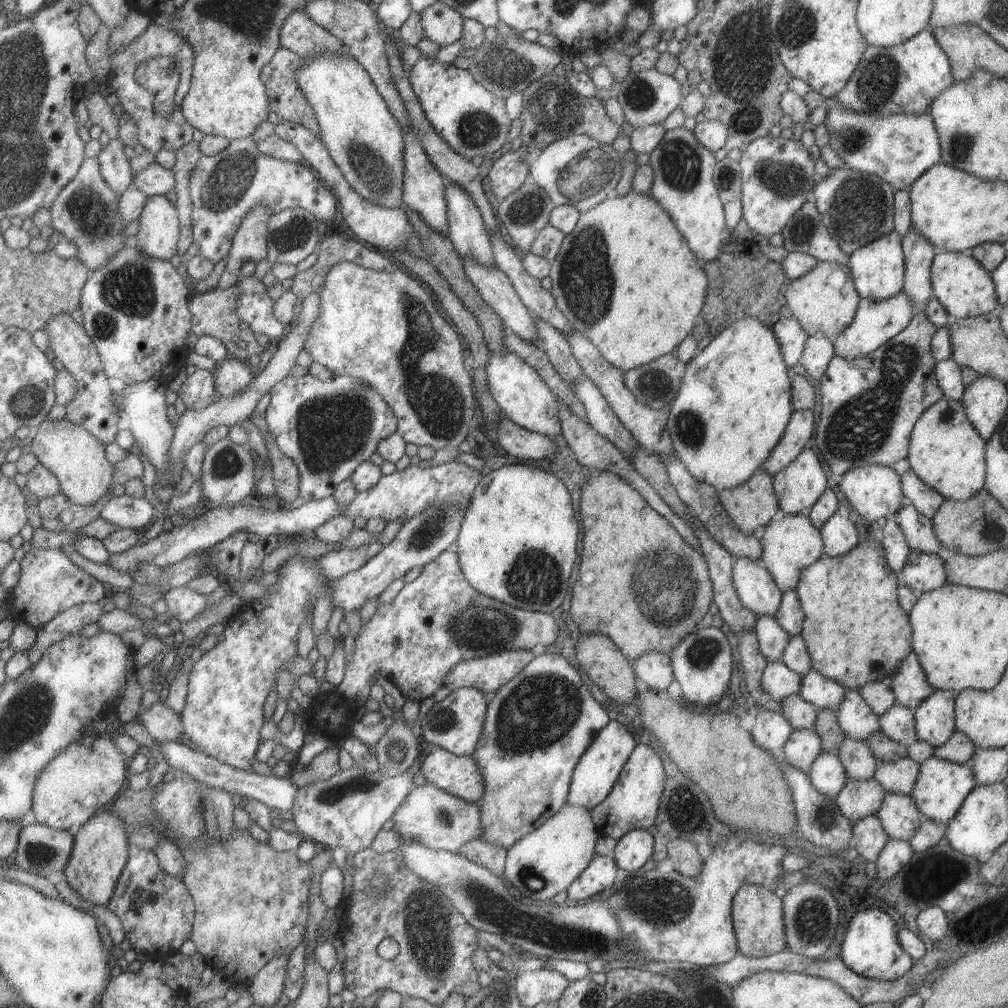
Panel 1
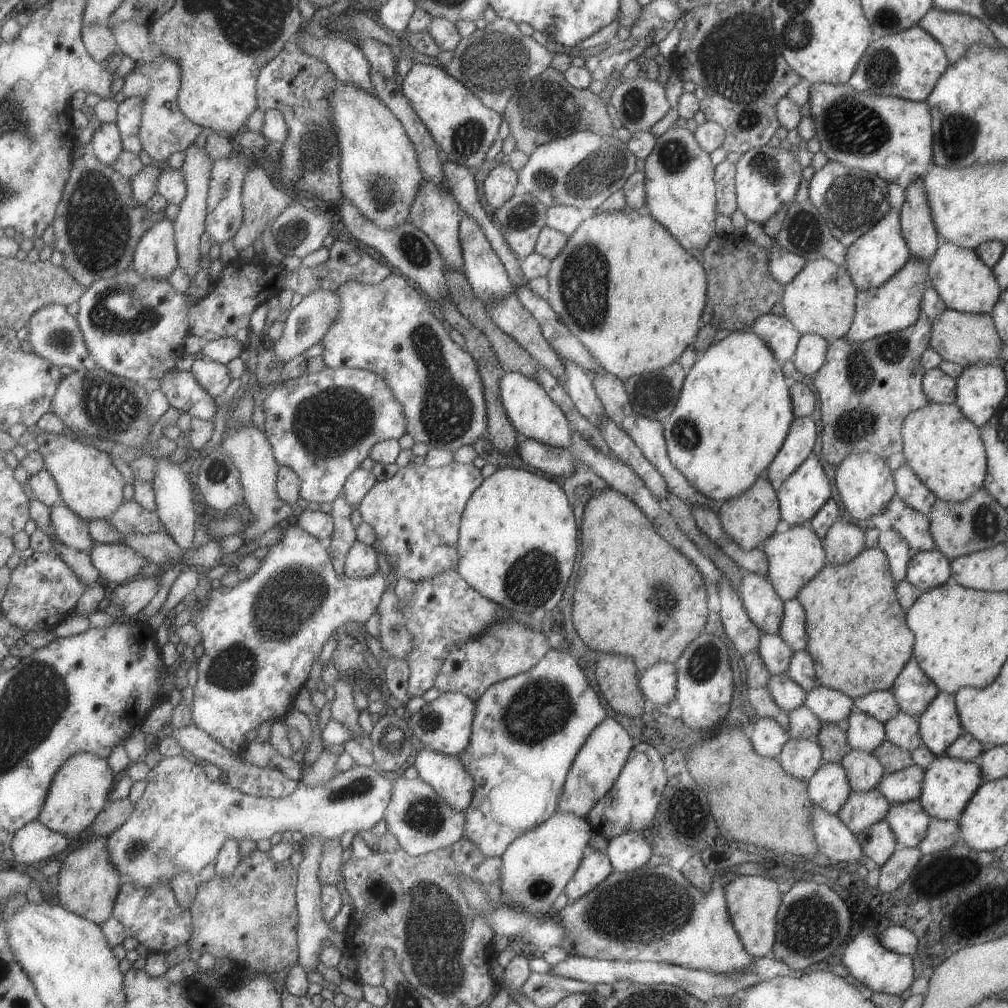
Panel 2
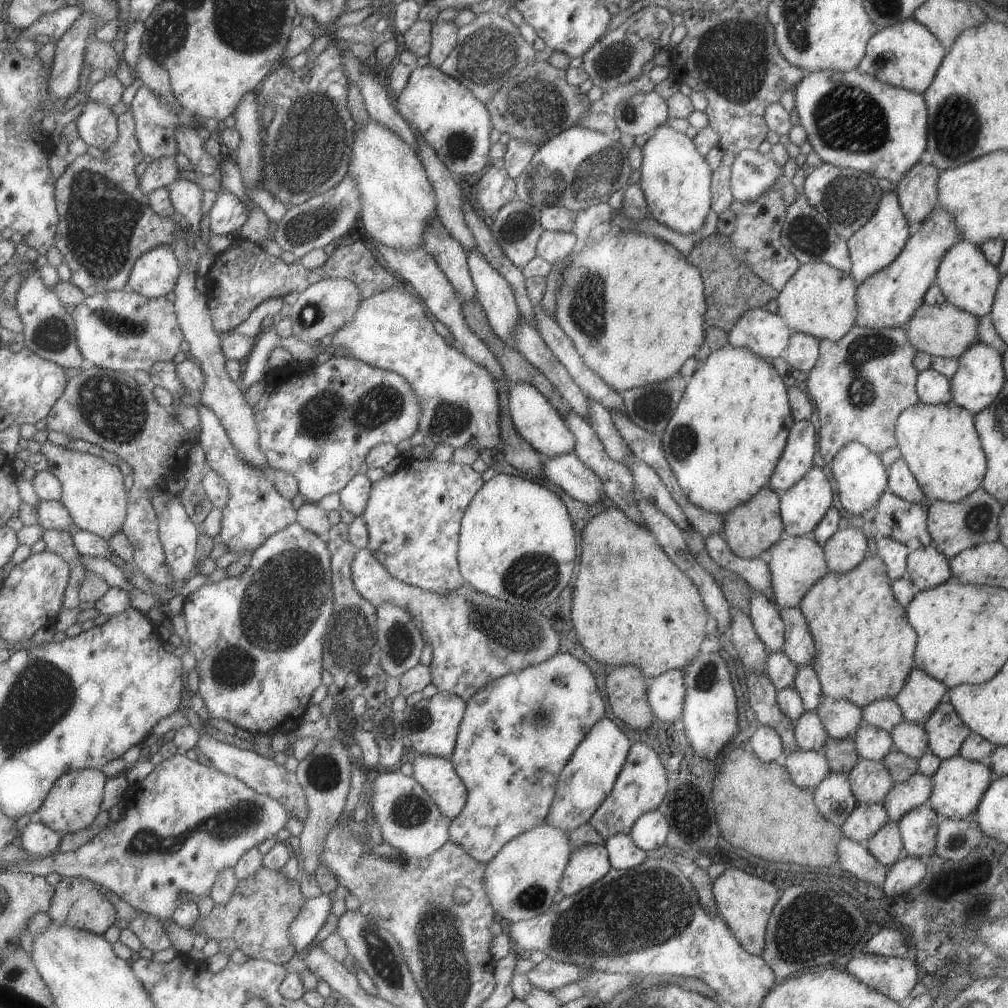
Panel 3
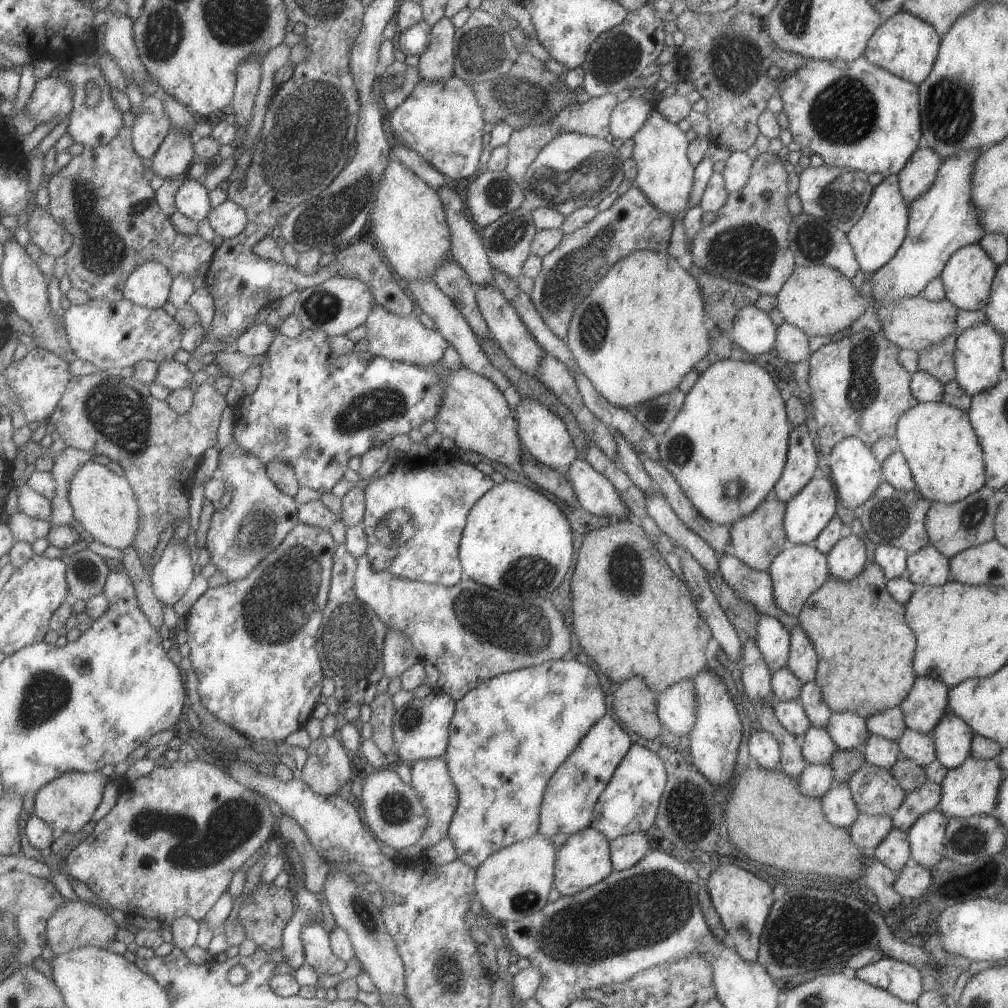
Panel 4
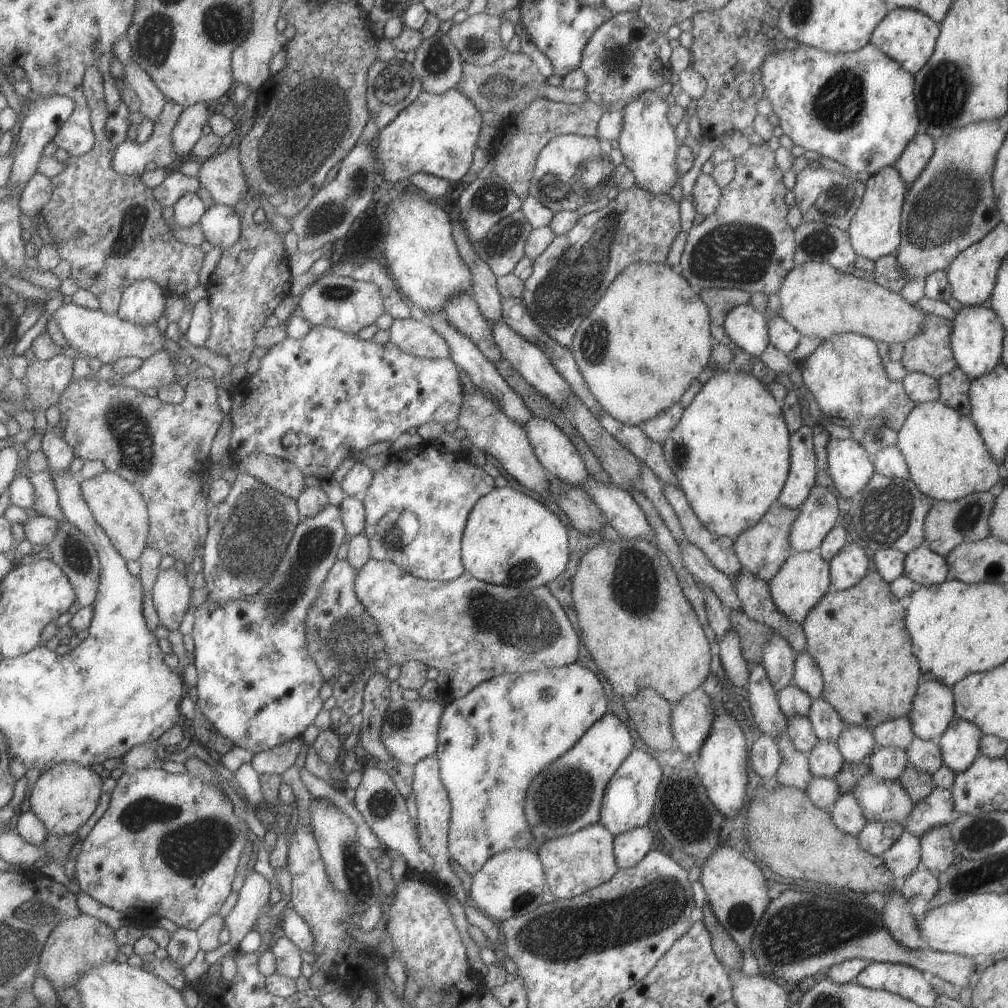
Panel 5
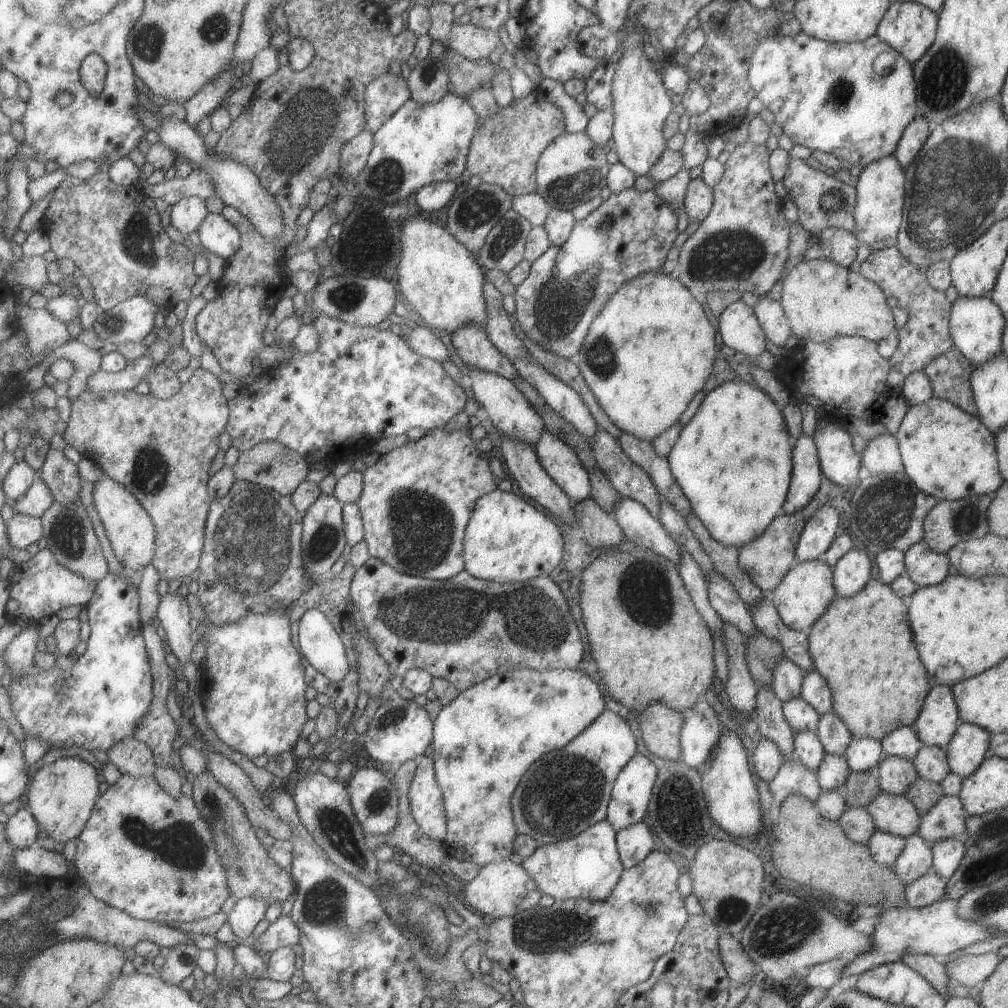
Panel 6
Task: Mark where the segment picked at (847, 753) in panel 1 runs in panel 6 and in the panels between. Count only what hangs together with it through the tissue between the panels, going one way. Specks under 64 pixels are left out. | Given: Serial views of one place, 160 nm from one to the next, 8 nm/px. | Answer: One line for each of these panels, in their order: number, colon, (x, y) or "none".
2: (863, 771)
3: (870, 781)
4: (874, 791)
5: (879, 799)
6: (894, 814)

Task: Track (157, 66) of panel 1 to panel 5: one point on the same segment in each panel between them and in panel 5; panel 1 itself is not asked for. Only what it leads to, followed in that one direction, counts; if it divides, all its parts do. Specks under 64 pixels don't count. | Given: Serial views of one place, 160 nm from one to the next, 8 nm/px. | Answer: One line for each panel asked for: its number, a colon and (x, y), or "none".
2: (131, 110)
3: (107, 223)
4: (102, 197)
5: (111, 226)

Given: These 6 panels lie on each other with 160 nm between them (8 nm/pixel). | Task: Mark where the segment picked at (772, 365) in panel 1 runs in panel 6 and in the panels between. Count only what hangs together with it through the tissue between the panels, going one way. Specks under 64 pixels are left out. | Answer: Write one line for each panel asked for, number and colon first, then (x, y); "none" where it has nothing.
2: (734, 411)
3: (726, 434)
4: (726, 447)
5: (730, 451)
6: (732, 461)

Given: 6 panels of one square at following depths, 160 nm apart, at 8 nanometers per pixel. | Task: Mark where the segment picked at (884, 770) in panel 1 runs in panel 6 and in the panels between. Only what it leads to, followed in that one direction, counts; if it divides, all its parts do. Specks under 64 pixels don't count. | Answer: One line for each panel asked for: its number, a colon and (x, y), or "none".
2: (905, 785)
3: (902, 797)
4: (925, 798)
5: (936, 809)
6: (946, 818)

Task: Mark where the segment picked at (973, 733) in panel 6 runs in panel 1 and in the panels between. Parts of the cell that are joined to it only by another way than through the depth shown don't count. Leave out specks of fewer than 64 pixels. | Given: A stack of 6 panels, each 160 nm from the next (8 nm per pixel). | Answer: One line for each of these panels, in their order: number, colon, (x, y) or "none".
1: (934, 717)
2: (939, 725)
3: (945, 731)
4: (952, 737)
5: (959, 745)

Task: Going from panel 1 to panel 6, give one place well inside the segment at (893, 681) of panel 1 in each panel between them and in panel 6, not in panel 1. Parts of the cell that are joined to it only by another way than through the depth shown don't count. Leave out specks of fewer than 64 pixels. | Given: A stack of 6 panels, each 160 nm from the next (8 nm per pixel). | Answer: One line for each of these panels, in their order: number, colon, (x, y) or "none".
2: (913, 691)
3: (921, 693)
4: (925, 703)
5: (932, 708)
6: (938, 718)

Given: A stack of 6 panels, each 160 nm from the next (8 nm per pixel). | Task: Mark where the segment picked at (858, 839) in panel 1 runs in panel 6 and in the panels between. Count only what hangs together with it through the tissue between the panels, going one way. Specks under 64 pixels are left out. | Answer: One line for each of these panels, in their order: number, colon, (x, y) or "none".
2: (877, 842)
3: (885, 845)
4: (893, 851)
5: (901, 858)
6: (915, 860)

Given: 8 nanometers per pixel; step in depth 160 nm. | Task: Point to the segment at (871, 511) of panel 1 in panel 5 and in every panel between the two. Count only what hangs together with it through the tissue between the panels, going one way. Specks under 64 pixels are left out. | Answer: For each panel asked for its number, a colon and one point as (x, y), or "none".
2: (864, 482)
3: (860, 475)
4: (856, 474)
5: (850, 467)

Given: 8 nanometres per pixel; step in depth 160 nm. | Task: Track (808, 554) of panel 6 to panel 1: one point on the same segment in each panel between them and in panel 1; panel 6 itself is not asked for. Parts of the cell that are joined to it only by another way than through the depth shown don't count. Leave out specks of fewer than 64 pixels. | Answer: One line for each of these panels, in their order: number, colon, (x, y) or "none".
1: (797, 486)
2: (800, 496)
3: (802, 506)
4: (806, 514)
5: (817, 514)

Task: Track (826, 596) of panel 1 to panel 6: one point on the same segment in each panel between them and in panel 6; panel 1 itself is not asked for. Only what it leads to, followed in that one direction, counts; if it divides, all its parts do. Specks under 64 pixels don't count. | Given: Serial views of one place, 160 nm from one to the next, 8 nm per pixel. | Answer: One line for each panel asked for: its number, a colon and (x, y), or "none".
2: (857, 637)
3: (864, 647)
4: (864, 647)
5: (857, 637)
6: (863, 647)

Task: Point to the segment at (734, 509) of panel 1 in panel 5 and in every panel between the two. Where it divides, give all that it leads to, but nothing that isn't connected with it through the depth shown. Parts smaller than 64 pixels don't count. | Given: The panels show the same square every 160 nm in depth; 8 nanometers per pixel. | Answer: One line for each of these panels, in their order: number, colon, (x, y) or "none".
2: (750, 518)
3: (751, 528)
4: (755, 539)
5: (761, 549)

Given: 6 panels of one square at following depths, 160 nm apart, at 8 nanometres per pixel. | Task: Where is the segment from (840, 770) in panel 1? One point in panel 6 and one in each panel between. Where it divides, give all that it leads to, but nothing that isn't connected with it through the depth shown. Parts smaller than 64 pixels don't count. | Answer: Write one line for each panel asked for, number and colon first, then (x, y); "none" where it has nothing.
2: (828, 788)
3: (833, 798)
4: (837, 804)
5: (846, 815)
6: (857, 824)

